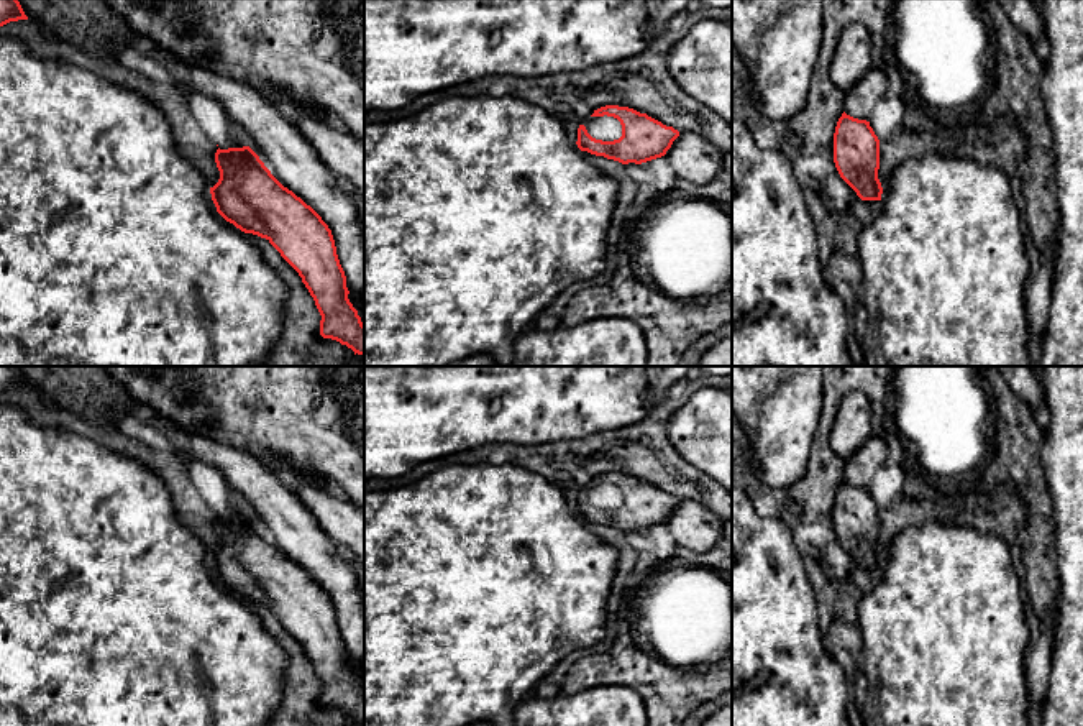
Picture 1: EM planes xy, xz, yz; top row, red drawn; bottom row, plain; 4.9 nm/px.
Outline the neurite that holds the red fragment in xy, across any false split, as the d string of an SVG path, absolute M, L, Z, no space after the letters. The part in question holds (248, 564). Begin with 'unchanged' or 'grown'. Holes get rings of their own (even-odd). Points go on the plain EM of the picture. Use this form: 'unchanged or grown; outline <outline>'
unchanged; outline M249 516L217 517L218 550L210 555L217 580L244 601L266 606L299 641L322 683L320 703L364 723L364 692L348 667L346 644L335 608L322 585L292 558L284 555Z

